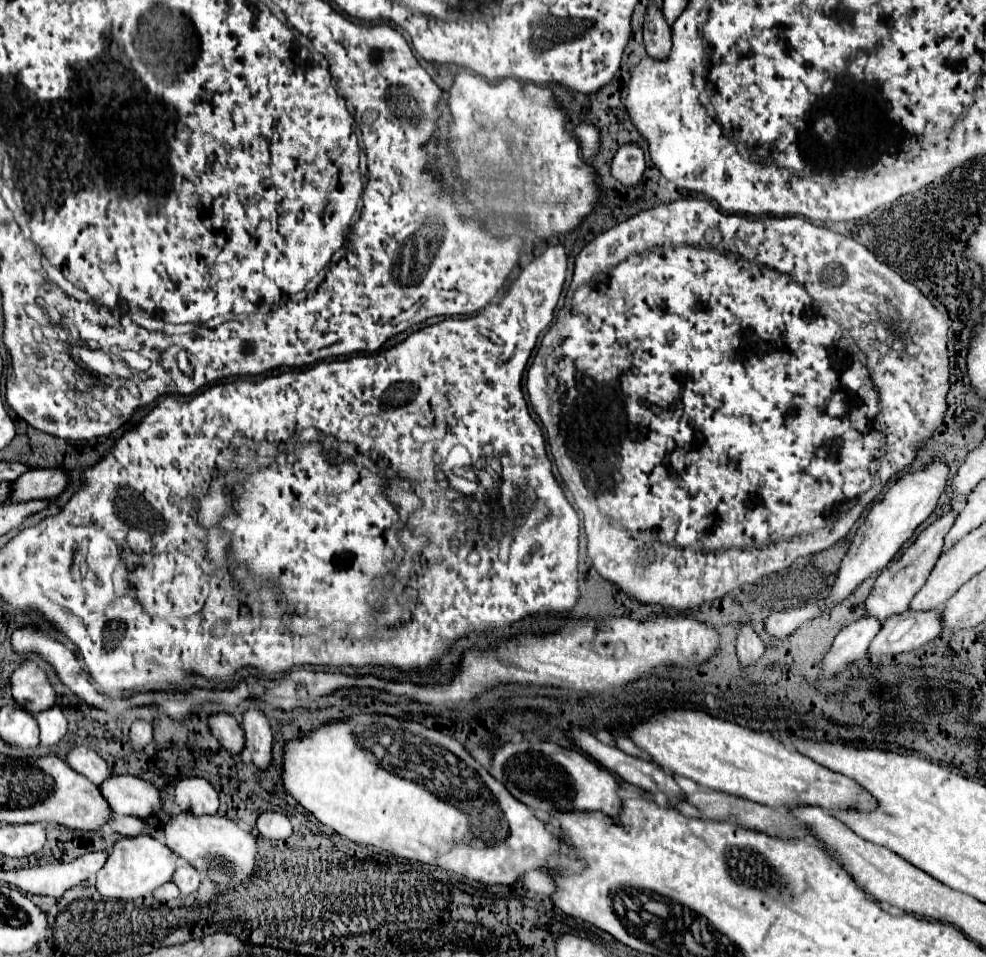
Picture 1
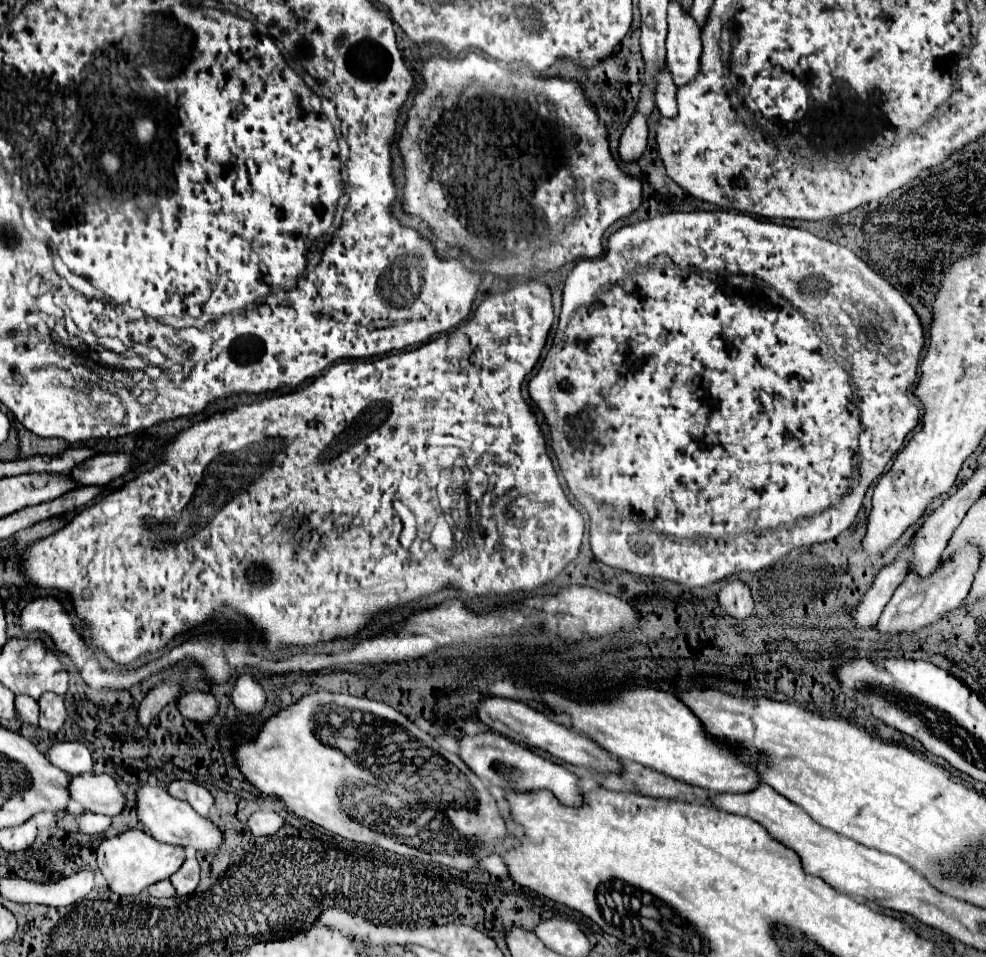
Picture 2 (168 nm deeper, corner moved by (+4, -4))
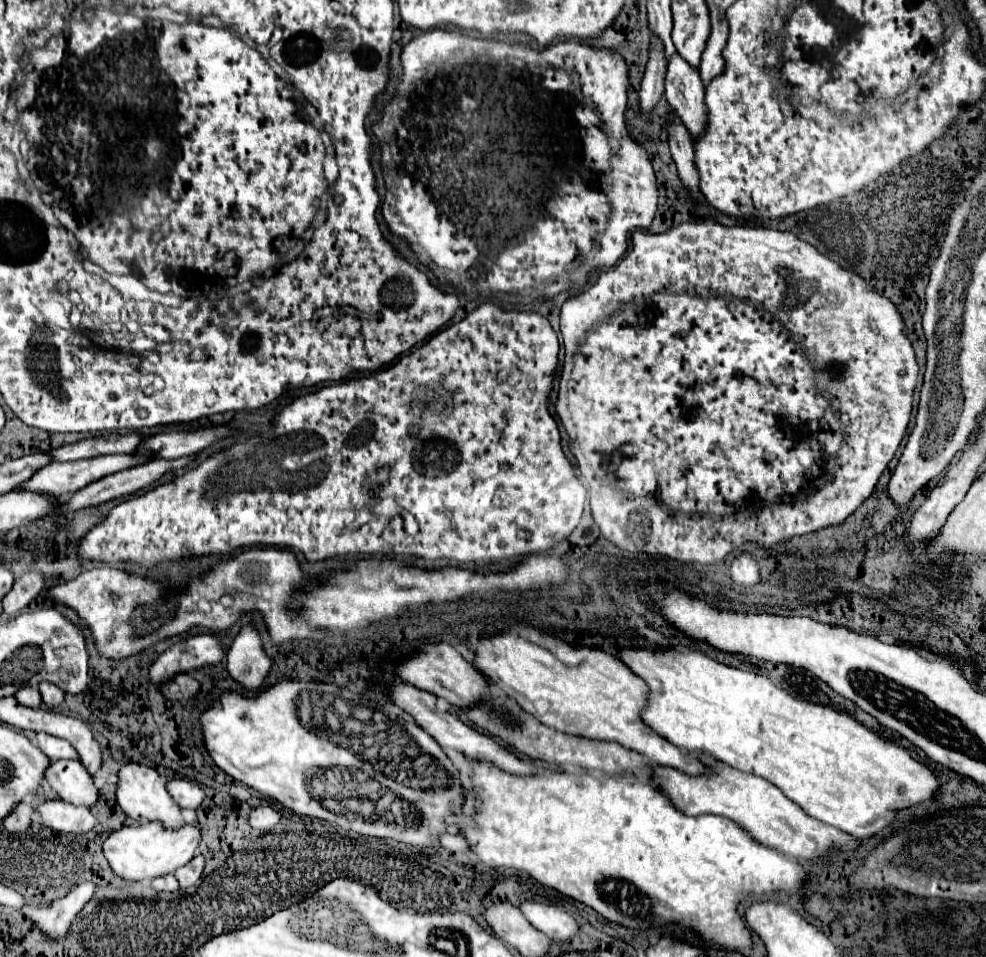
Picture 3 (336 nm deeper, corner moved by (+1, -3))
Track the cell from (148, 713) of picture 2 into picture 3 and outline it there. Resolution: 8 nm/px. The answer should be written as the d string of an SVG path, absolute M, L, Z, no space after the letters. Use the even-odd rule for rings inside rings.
M204 633L204 635L188 635L174 643L168 651L164 651L150 667L150 681L152 683L164 683L170 679L170 675L200 669L204 665L216 665L224 659L226 649L232 643L232 633L216 635L216 633Z

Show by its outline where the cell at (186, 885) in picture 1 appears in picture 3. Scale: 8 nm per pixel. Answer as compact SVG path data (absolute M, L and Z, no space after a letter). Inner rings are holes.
M198 853L190 863L186 863L184 867L180 867L174 875L176 875L176 879L180 881L180 887L186 889L186 887L194 885L194 883L200 879L202 869L204 869L204 857Z

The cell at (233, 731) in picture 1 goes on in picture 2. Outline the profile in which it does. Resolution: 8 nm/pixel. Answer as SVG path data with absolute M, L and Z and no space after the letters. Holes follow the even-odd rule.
M187 692L179 698L179 712L191 722L211 722L211 716L215 716L217 710L217 700L207 692Z

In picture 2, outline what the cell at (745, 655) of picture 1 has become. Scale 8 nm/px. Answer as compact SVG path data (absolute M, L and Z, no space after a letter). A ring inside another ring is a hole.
M729 582L719 592L719 606L731 618L735 618L737 624L741 624L753 614L753 598L749 594L749 588L743 582Z

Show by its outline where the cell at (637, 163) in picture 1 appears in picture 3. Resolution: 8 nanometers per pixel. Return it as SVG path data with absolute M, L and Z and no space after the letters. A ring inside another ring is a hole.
M652 37L652 41L650 41L650 61L648 61L644 81L642 81L642 89L640 89L642 113L652 111L652 107L662 97L664 77L666 77L666 59L664 59L662 43L658 43L658 39Z

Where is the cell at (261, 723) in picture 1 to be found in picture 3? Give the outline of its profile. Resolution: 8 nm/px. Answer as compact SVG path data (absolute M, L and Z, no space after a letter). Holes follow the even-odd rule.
M244 625L226 655L230 675L248 689L258 689L270 669L272 661L262 647L262 637L252 625Z

